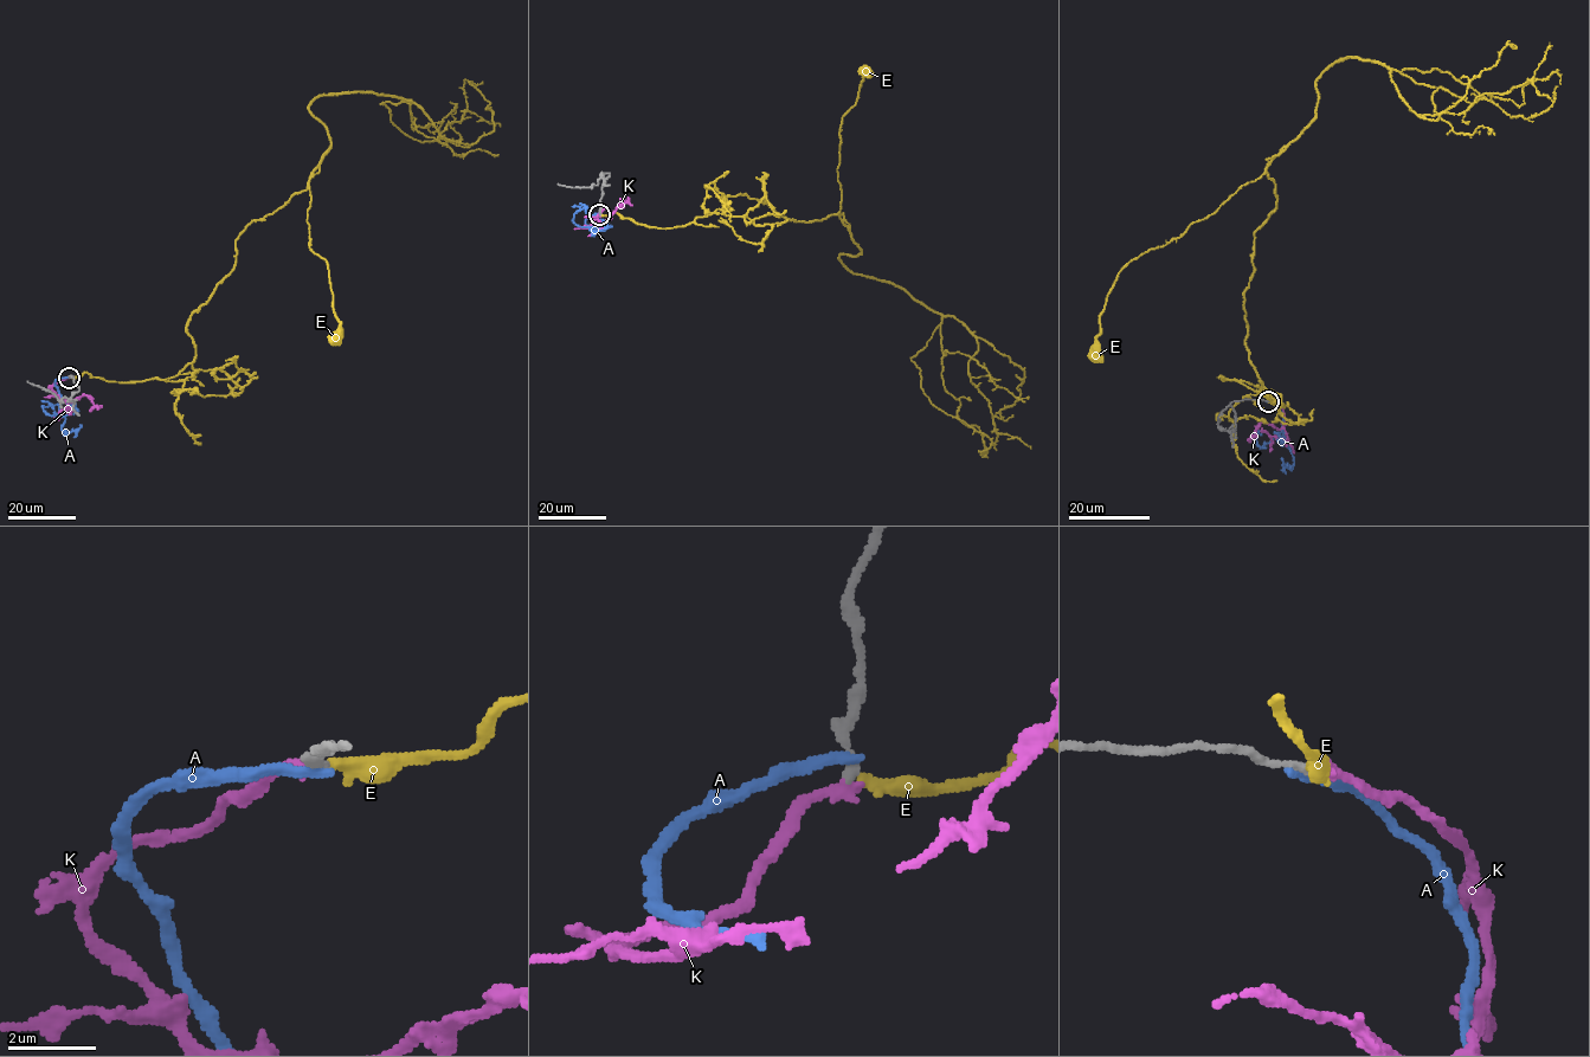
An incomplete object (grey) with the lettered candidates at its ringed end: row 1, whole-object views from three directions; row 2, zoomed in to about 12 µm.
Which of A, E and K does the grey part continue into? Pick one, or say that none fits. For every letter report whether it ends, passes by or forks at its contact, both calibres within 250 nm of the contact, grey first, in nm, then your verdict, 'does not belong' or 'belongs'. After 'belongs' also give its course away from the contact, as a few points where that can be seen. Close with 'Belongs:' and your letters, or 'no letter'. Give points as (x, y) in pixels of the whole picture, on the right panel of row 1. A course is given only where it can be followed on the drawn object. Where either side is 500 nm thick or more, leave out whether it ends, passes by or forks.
A: it ends; calibres 260 and 240 nm; does not belong
E: it ends; calibres 200 and 320 nm; does not belong
K: it ends; calibres 190 and 280 nm; belongs; course (1268, 401), (1283, 411), (1285, 424), (1276, 429), (1262, 421), (1254, 434), (1257, 437)
Belongs: K

